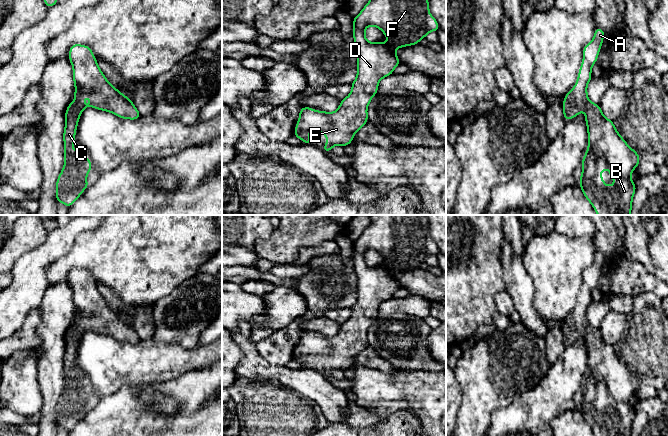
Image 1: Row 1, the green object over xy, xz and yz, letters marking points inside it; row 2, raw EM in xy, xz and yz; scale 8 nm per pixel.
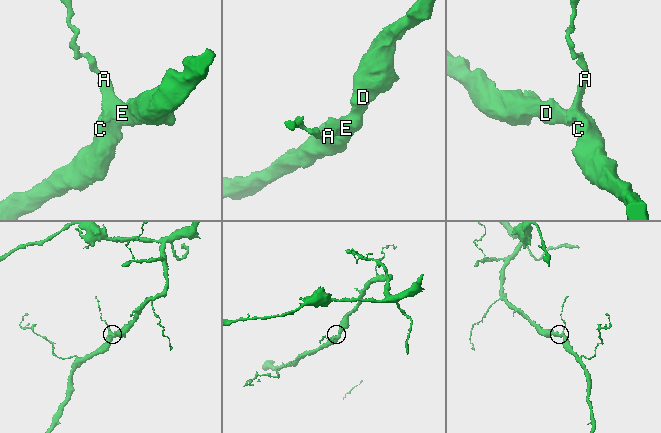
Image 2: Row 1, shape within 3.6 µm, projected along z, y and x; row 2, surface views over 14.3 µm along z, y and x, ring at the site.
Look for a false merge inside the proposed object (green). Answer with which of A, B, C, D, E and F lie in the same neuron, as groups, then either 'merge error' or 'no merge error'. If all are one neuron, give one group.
A B C D E F; no merge error

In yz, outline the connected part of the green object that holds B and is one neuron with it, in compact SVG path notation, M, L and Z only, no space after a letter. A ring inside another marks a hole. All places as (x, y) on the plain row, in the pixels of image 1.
M596 251L593 264L583 272L583 286L575 310L564 320L562 328L563 341L571 344L581 334L585 334L585 344L588 355L588 372L584 378L581 389L583 390L580 399L580 409L584 420L591 427L596 436L631 436L632 424L636 415L636 409L631 404L631 396L637 392L639 378L629 371L626 365L616 354L612 344L604 341L599 328L588 324L587 309L592 303L591 292L597 286L597 281L604 264L605 257L602 252ZM607 391L608 396L614 404L614 410L607 410L600 398Z

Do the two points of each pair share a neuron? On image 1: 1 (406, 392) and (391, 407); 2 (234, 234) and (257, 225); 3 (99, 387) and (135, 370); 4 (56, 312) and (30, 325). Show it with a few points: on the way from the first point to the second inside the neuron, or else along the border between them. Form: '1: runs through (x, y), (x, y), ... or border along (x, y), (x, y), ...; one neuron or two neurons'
1: border along (374, 401), (404, 400), (417, 414); two neurons
2: runs through (240, 228), (243, 225), (251, 225); one neuron
3: runs through (108, 378), (116, 370), (126, 370); one neuron
4: border along (38, 309), (40, 323), (37, 334), (41, 343); two neurons

